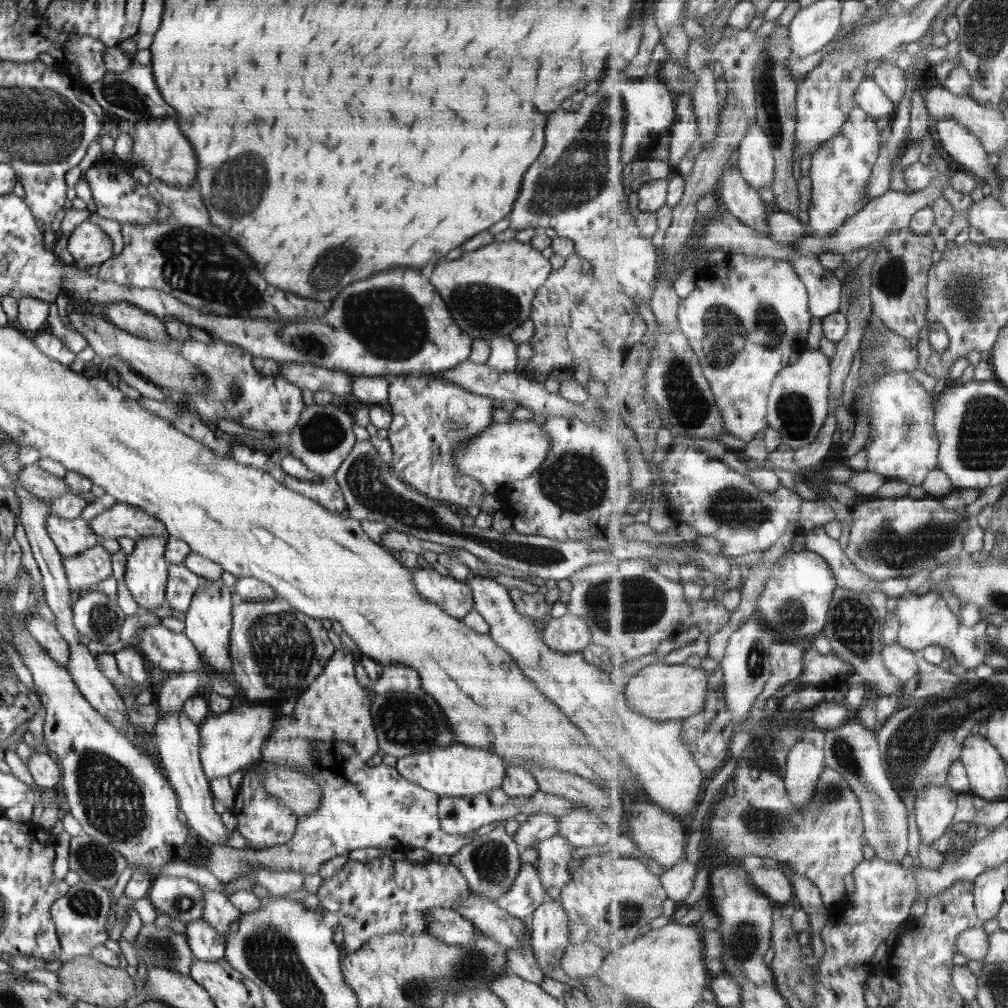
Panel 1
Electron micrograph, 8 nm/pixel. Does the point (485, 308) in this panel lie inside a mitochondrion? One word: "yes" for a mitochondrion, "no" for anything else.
yes

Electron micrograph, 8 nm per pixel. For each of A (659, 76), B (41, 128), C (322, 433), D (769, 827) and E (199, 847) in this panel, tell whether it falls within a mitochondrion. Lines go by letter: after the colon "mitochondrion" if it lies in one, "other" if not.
A: other
B: mitochondrion
C: mitochondrion
D: mitochondrion
E: other

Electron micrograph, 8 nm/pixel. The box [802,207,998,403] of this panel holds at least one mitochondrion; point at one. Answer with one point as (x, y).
(963, 292)

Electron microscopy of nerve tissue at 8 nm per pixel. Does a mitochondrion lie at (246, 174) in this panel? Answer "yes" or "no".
yes

